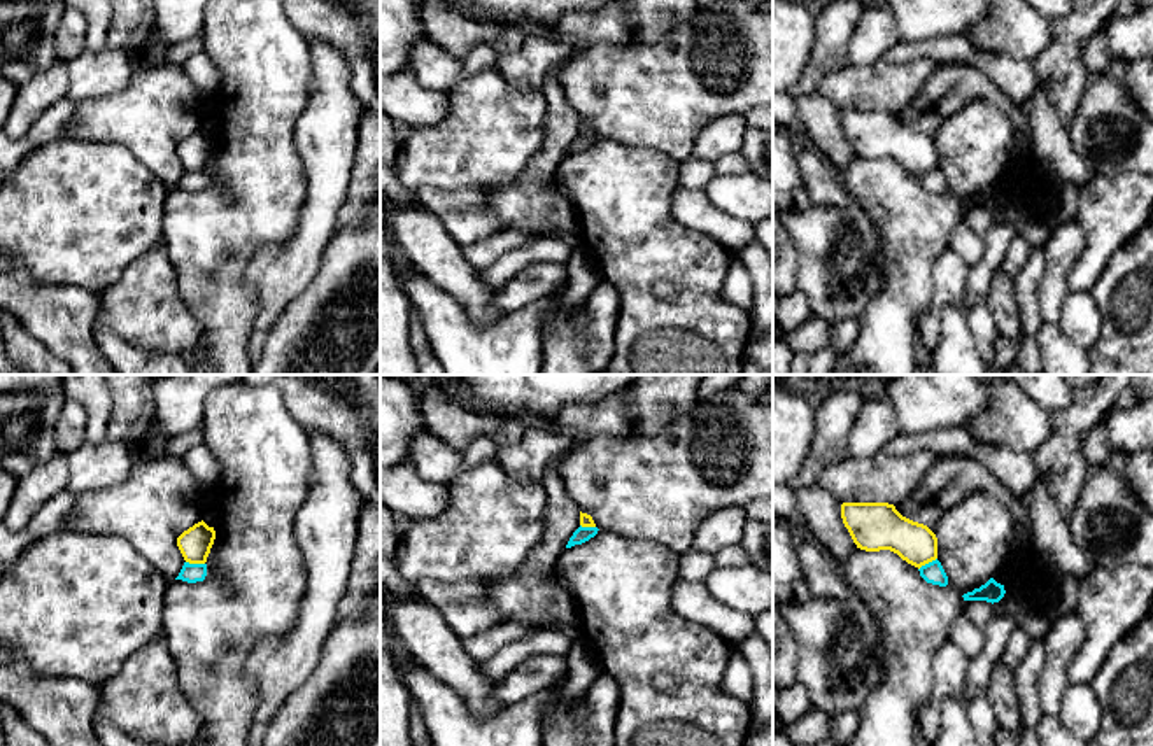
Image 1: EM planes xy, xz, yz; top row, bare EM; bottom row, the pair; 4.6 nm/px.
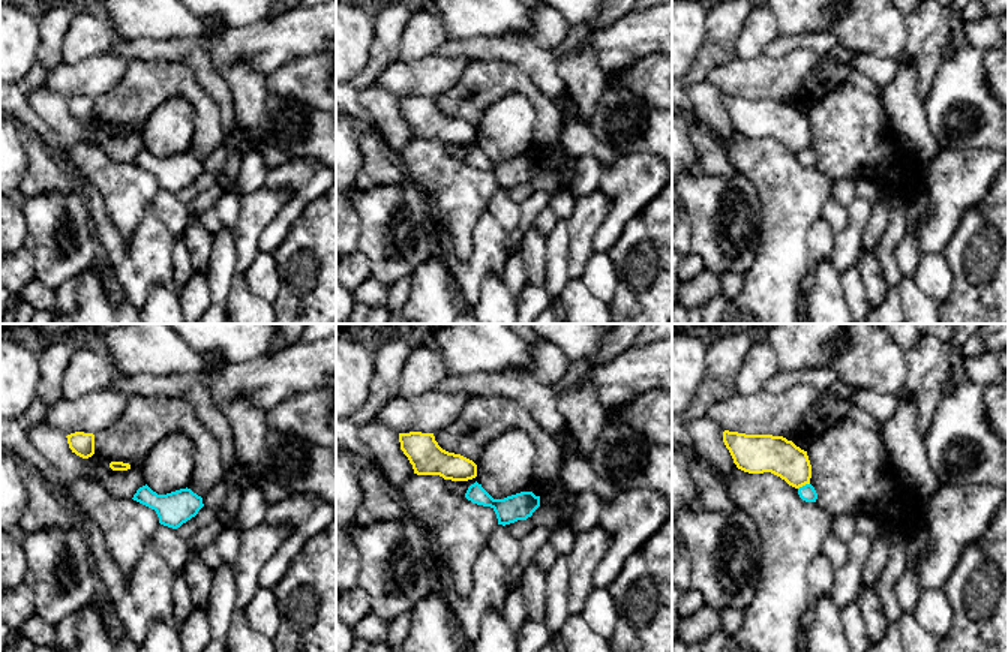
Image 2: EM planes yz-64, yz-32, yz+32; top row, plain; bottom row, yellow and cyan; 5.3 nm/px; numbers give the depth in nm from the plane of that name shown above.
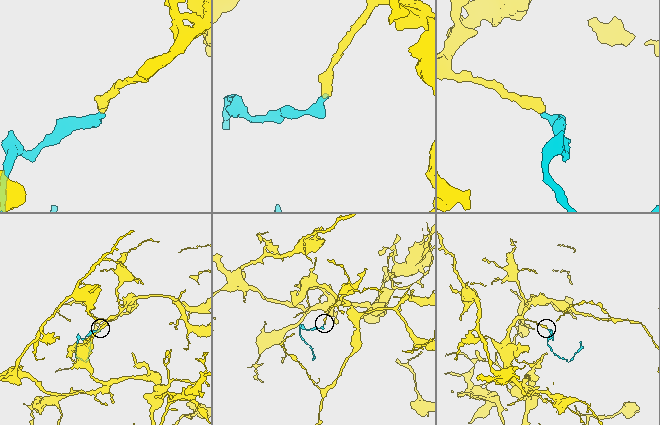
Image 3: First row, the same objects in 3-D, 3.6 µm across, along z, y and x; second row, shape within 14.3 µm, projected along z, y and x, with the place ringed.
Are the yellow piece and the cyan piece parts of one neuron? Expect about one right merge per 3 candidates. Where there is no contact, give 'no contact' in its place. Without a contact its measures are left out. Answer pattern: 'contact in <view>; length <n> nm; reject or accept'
contact in xy; length 90 nm; reject

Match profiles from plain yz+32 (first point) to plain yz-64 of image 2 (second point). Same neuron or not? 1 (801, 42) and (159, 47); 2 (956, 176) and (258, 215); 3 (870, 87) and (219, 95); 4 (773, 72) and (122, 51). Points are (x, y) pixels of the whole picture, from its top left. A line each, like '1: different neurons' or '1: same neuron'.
1: same neuron
2: different neurons
3: different neurons
4: different neurons

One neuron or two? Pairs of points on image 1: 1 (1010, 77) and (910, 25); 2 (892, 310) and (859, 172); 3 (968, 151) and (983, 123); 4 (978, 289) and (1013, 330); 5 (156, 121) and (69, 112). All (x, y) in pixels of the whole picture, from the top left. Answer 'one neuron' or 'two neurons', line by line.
1: two neurons
2: one neuron
3: one neuron
4: two neurons
5: one neuron

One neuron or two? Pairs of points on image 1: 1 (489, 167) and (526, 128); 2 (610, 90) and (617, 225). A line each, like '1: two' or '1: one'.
1: one
2: two

